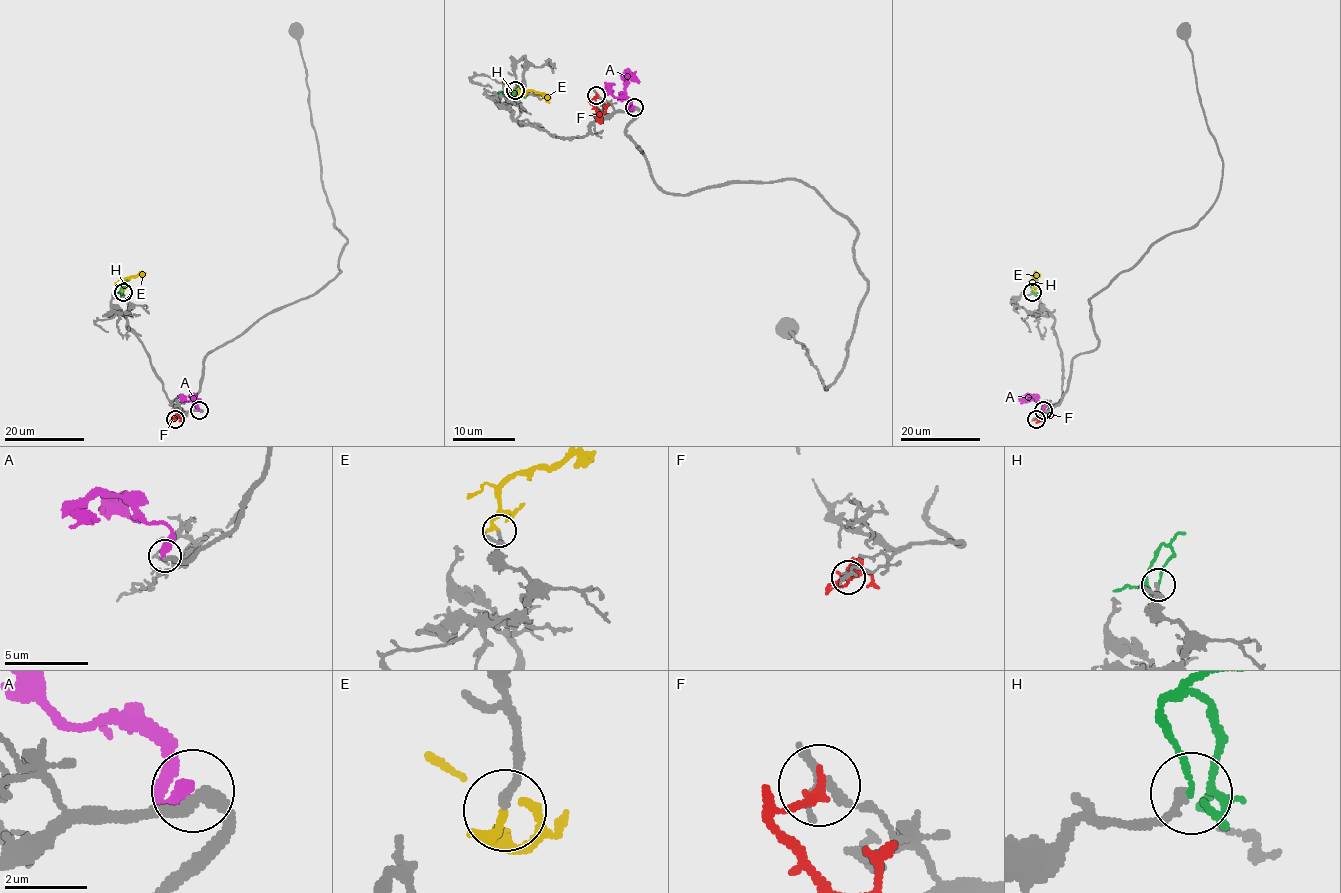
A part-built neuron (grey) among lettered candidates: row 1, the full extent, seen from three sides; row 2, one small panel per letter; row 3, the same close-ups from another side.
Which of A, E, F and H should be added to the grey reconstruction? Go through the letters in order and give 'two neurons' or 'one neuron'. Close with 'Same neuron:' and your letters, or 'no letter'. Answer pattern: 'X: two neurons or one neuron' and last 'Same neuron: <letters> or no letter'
A: two neurons
E: one neuron
F: two neurons
H: two neurons
Same neuron: E

